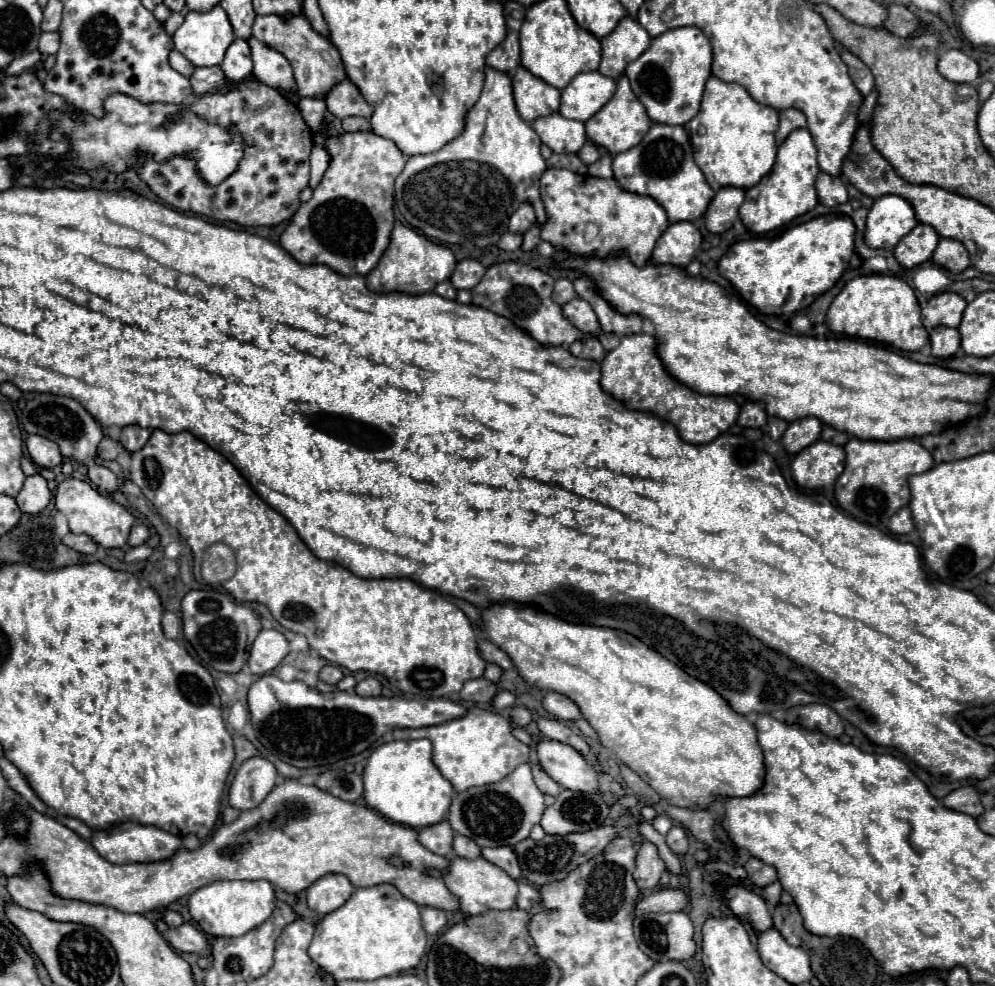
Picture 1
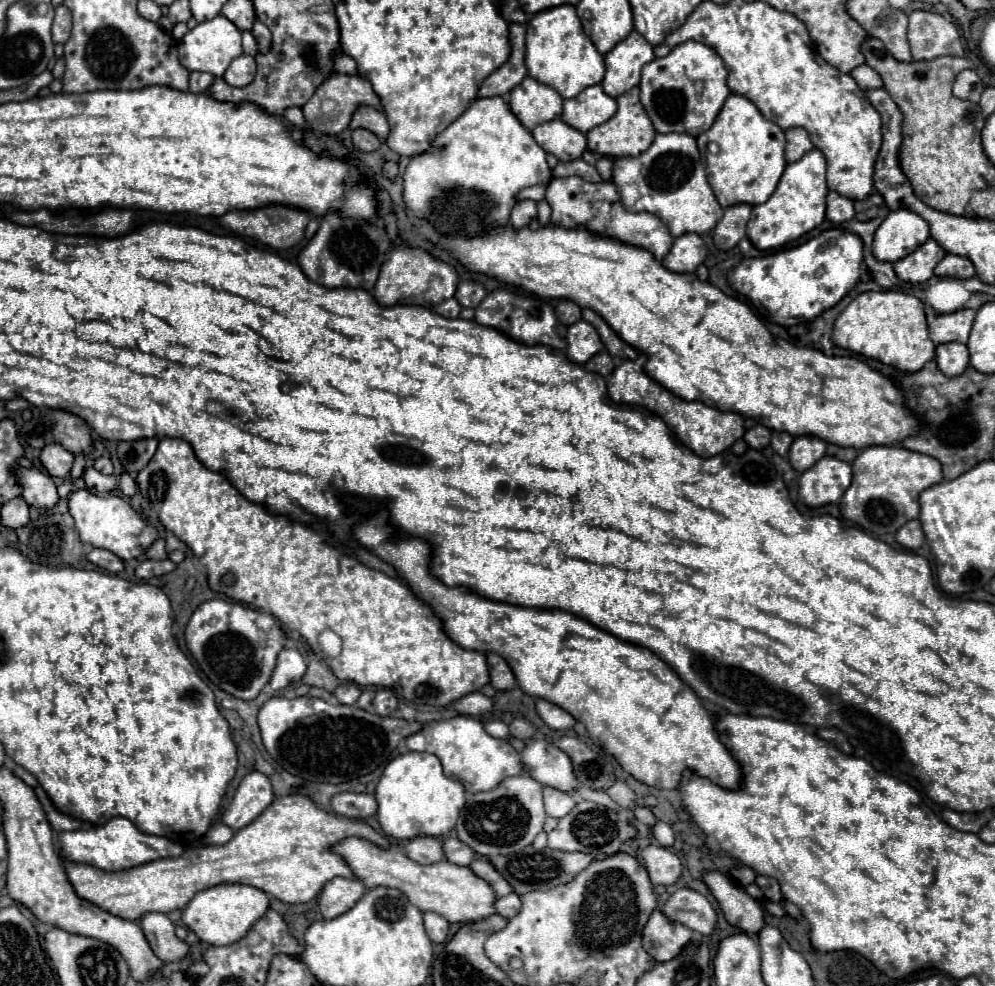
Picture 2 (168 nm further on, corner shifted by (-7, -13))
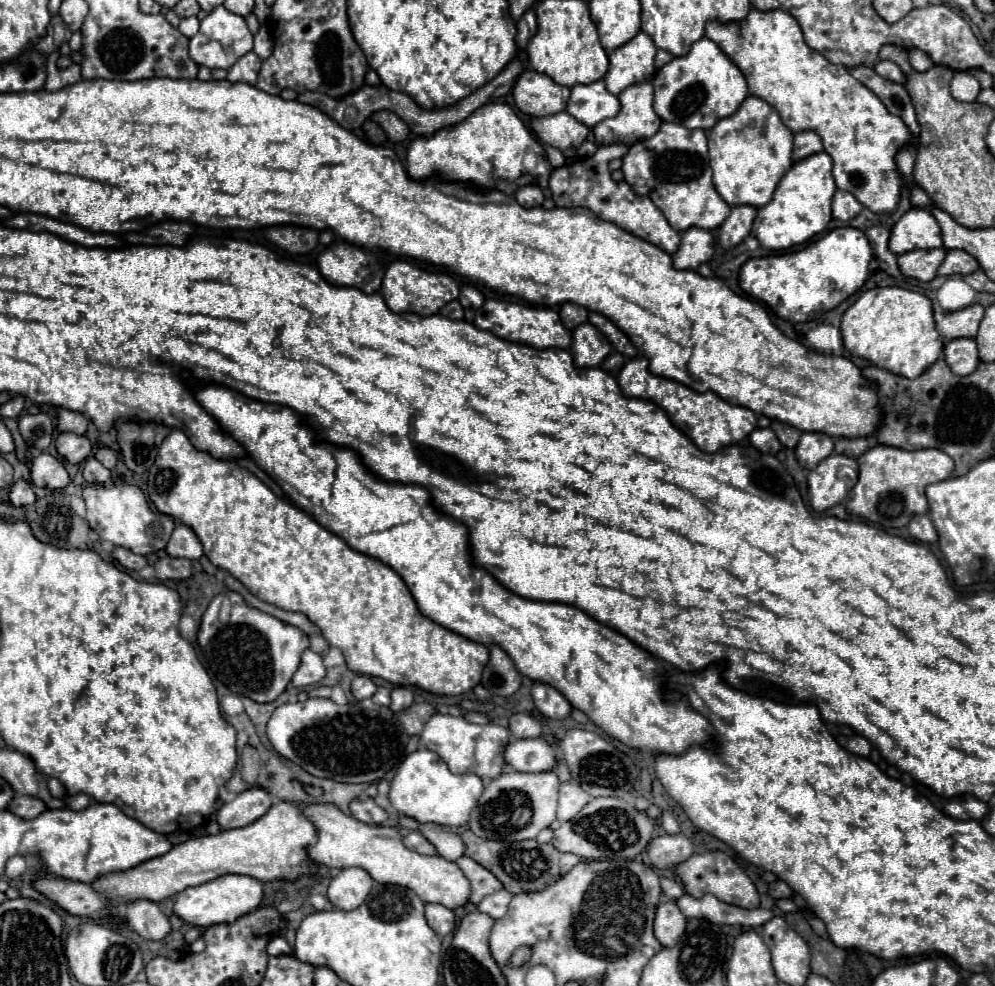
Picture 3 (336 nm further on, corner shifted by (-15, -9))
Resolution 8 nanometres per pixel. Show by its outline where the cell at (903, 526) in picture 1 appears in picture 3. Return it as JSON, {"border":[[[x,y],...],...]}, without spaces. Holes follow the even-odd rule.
{"border":[[[915,515],[911,523],[907,525],[909,535],[921,543],[933,543],[937,541],[937,531],[929,519],[929,515]]]}

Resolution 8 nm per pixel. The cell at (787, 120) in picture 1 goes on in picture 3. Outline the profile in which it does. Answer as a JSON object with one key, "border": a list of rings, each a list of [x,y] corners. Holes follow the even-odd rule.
{"border":[[[801,131],[801,133],[795,133],[793,161],[801,161],[801,159],[805,159],[807,155],[819,153],[821,149],[823,149],[823,145],[821,145],[821,139],[819,139],[817,133],[813,133],[813,131]]]}

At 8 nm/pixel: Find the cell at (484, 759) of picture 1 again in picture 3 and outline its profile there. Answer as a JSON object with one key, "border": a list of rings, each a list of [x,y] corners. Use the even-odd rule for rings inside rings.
{"border":[[[435,713],[427,723],[425,729],[419,737],[419,743],[437,753],[455,773],[477,773],[481,779],[495,779],[503,773],[507,767],[505,763],[505,747],[509,743],[509,731],[501,725],[487,723],[487,725],[477,725],[469,723],[463,717],[453,717],[453,715],[441,715]]]}

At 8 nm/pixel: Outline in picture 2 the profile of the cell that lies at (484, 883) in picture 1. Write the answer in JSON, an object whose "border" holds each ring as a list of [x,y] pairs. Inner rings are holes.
{"border":[[[345,837],[343,841],[335,843],[331,851],[337,853],[349,865],[353,875],[359,877],[367,889],[375,887],[399,889],[409,897],[409,901],[415,907],[419,907],[421,911],[433,911],[443,919],[447,919],[449,923],[479,921],[495,911],[493,889],[483,879],[479,879],[469,867],[459,867],[445,859],[433,865],[415,863],[405,855],[405,851],[397,841],[391,841],[391,845],[385,849],[361,837]]]}

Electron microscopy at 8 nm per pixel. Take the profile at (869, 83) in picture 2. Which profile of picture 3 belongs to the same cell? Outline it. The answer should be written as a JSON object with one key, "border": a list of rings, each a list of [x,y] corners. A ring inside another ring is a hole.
{"border":[[[879,61],[873,69],[875,69],[877,75],[881,75],[881,77],[893,81],[893,83],[905,83],[903,71],[895,63],[891,63],[891,61]]]}

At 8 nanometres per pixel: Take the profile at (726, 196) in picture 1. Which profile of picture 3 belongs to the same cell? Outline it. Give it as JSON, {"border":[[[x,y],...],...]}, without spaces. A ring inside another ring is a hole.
{"border":[[[733,207],[731,215],[719,229],[719,245],[723,249],[739,245],[751,233],[751,223],[755,215],[757,215],[755,207]]]}

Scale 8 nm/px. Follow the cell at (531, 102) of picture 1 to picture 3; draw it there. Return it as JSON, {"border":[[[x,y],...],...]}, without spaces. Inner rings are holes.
{"border":[[[527,69],[521,73],[513,89],[513,99],[521,113],[531,117],[547,117],[565,111],[569,87],[557,85],[551,77]]]}

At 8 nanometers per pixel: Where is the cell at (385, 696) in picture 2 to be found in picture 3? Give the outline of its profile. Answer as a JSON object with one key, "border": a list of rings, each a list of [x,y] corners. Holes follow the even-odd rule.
{"border":[[[395,687],[395,689],[391,691],[391,705],[389,705],[391,711],[399,713],[399,711],[407,709],[411,703],[413,703],[413,693],[411,693],[409,689],[405,689],[405,687]]]}

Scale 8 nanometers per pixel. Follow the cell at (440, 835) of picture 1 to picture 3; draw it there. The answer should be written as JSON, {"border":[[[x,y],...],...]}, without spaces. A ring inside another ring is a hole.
{"border":[[[411,831],[411,833],[403,839],[403,843],[405,843],[405,847],[409,847],[409,849],[421,853],[421,855],[437,855],[435,847],[433,847],[419,831]]]}

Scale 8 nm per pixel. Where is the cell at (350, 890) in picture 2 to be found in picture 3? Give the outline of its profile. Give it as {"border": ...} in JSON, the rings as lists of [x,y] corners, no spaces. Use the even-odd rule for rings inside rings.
{"border":[[[349,867],[349,869],[341,869],[339,875],[331,881],[327,897],[335,909],[351,911],[359,907],[363,899],[367,899],[371,887],[373,887],[373,879],[369,877],[367,871],[363,871],[361,867]]]}

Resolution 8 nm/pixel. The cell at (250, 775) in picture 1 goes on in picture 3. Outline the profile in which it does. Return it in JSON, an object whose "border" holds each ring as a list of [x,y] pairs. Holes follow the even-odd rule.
{"border":[[[251,787],[239,795],[231,803],[221,805],[217,811],[217,821],[221,829],[237,829],[245,827],[259,817],[263,817],[273,805],[273,795],[263,787]]]}

